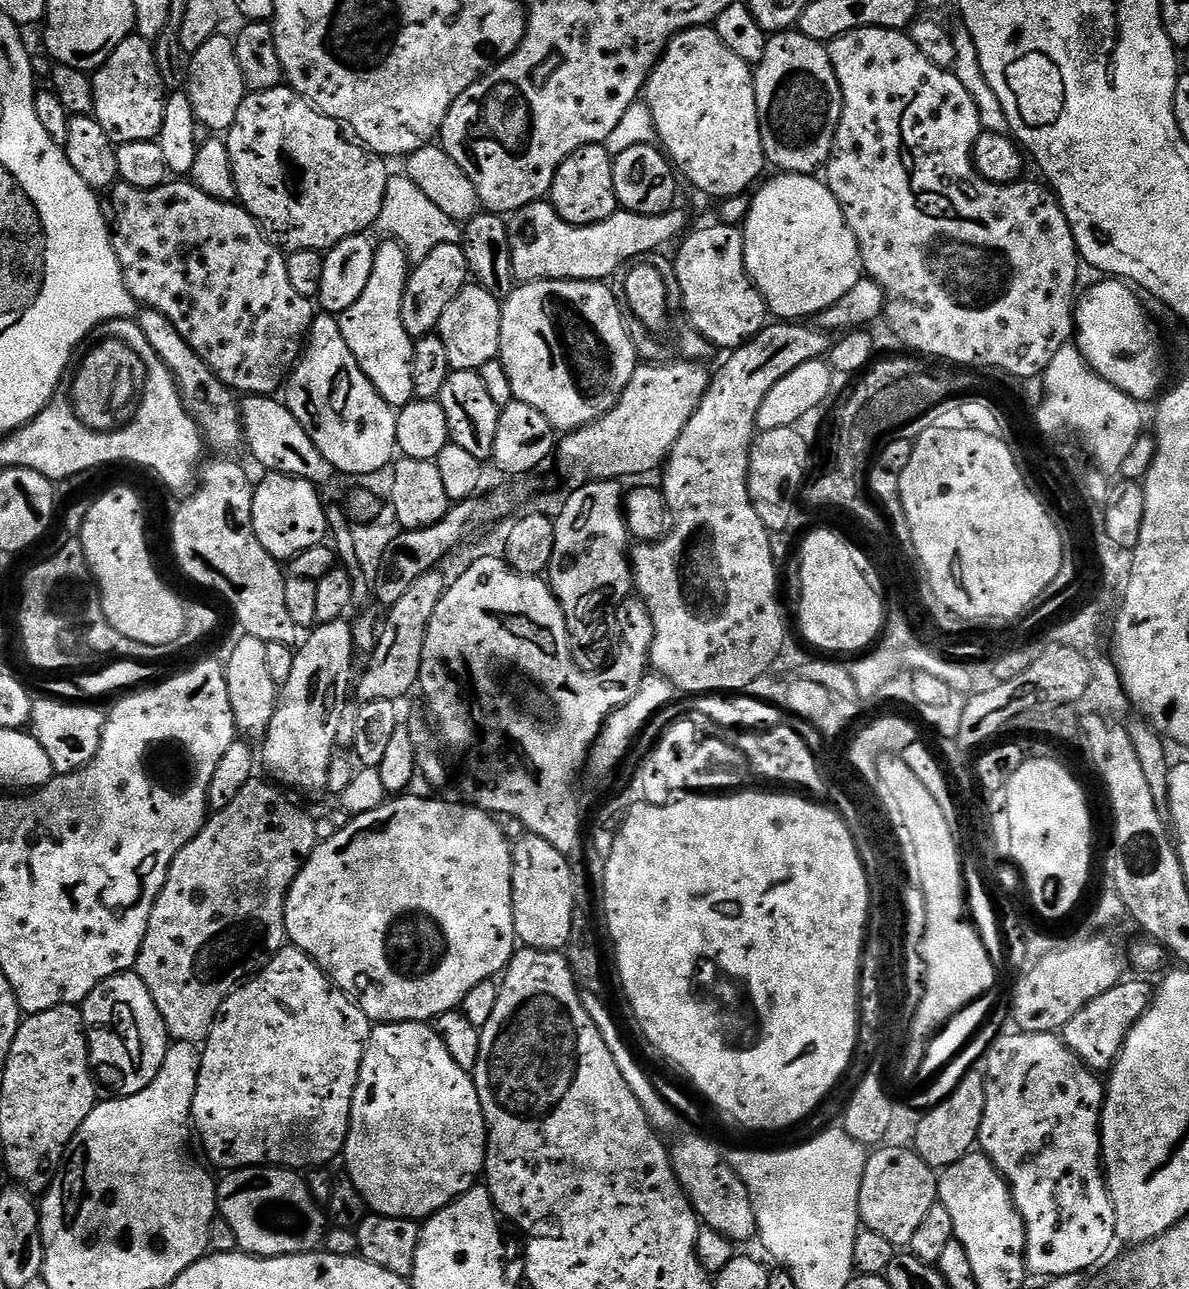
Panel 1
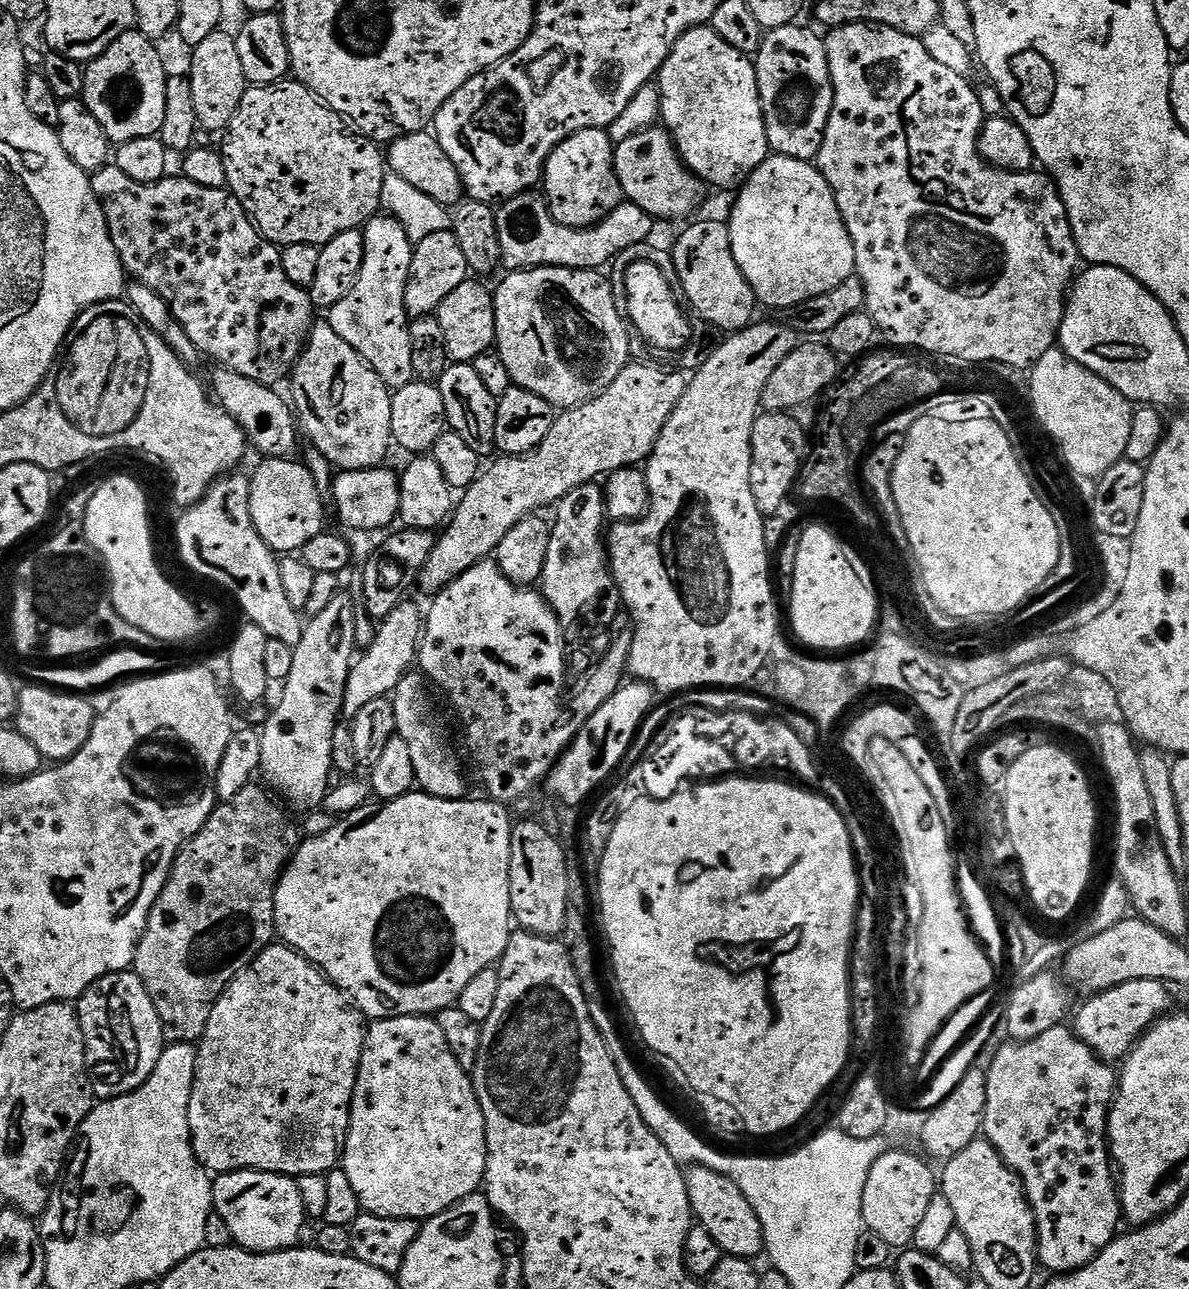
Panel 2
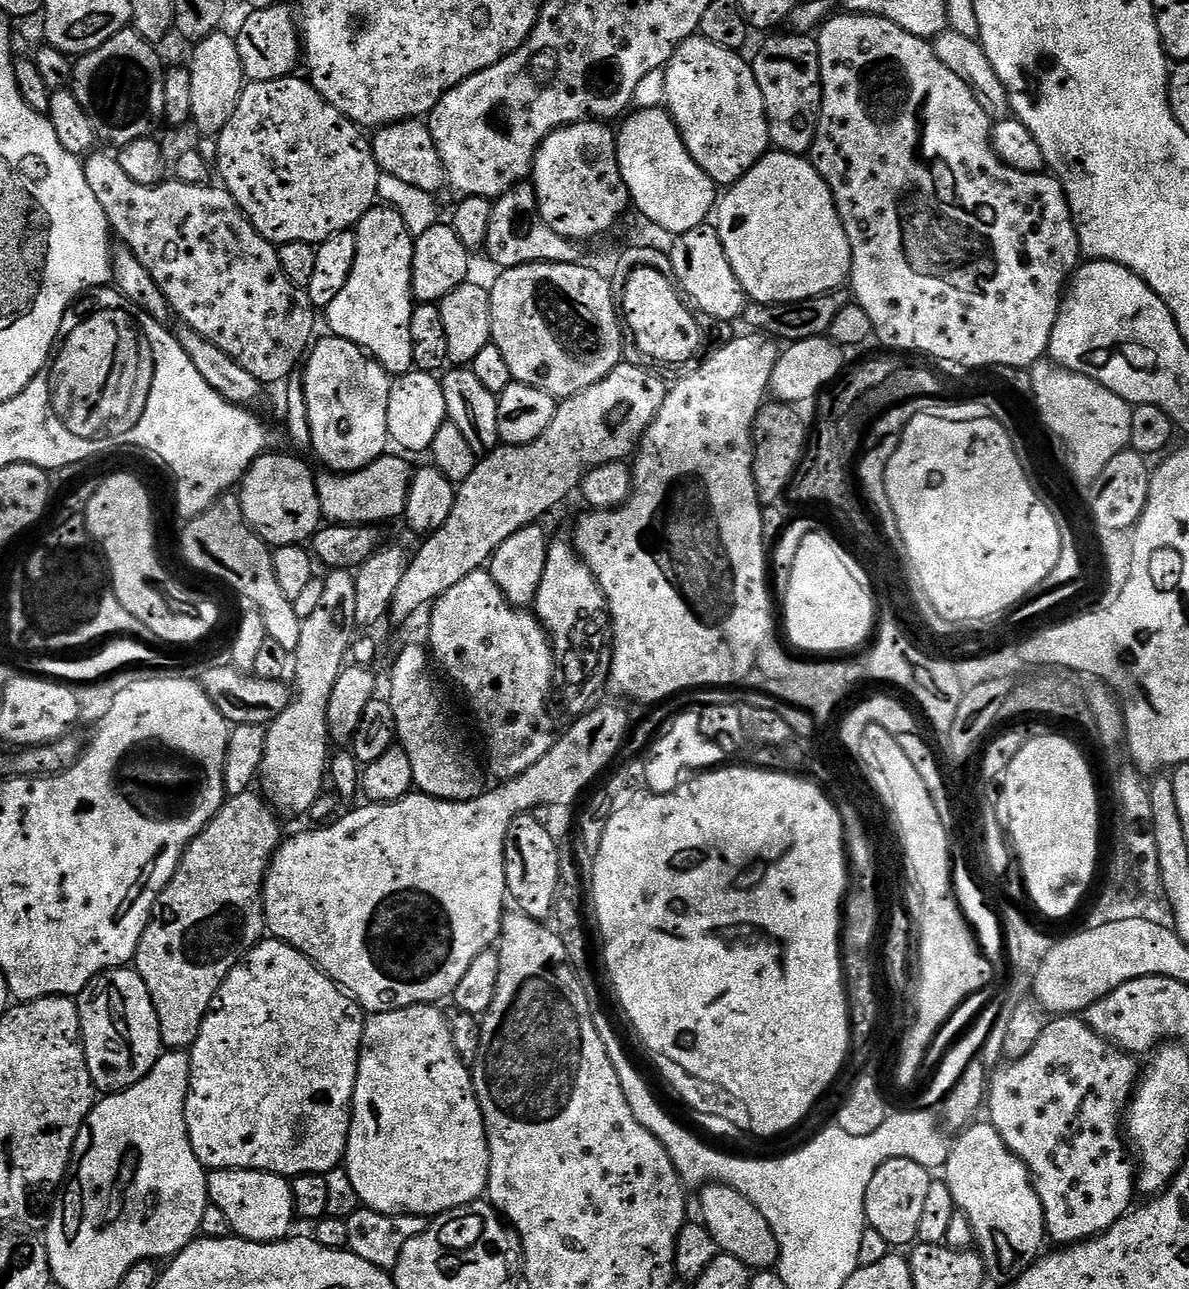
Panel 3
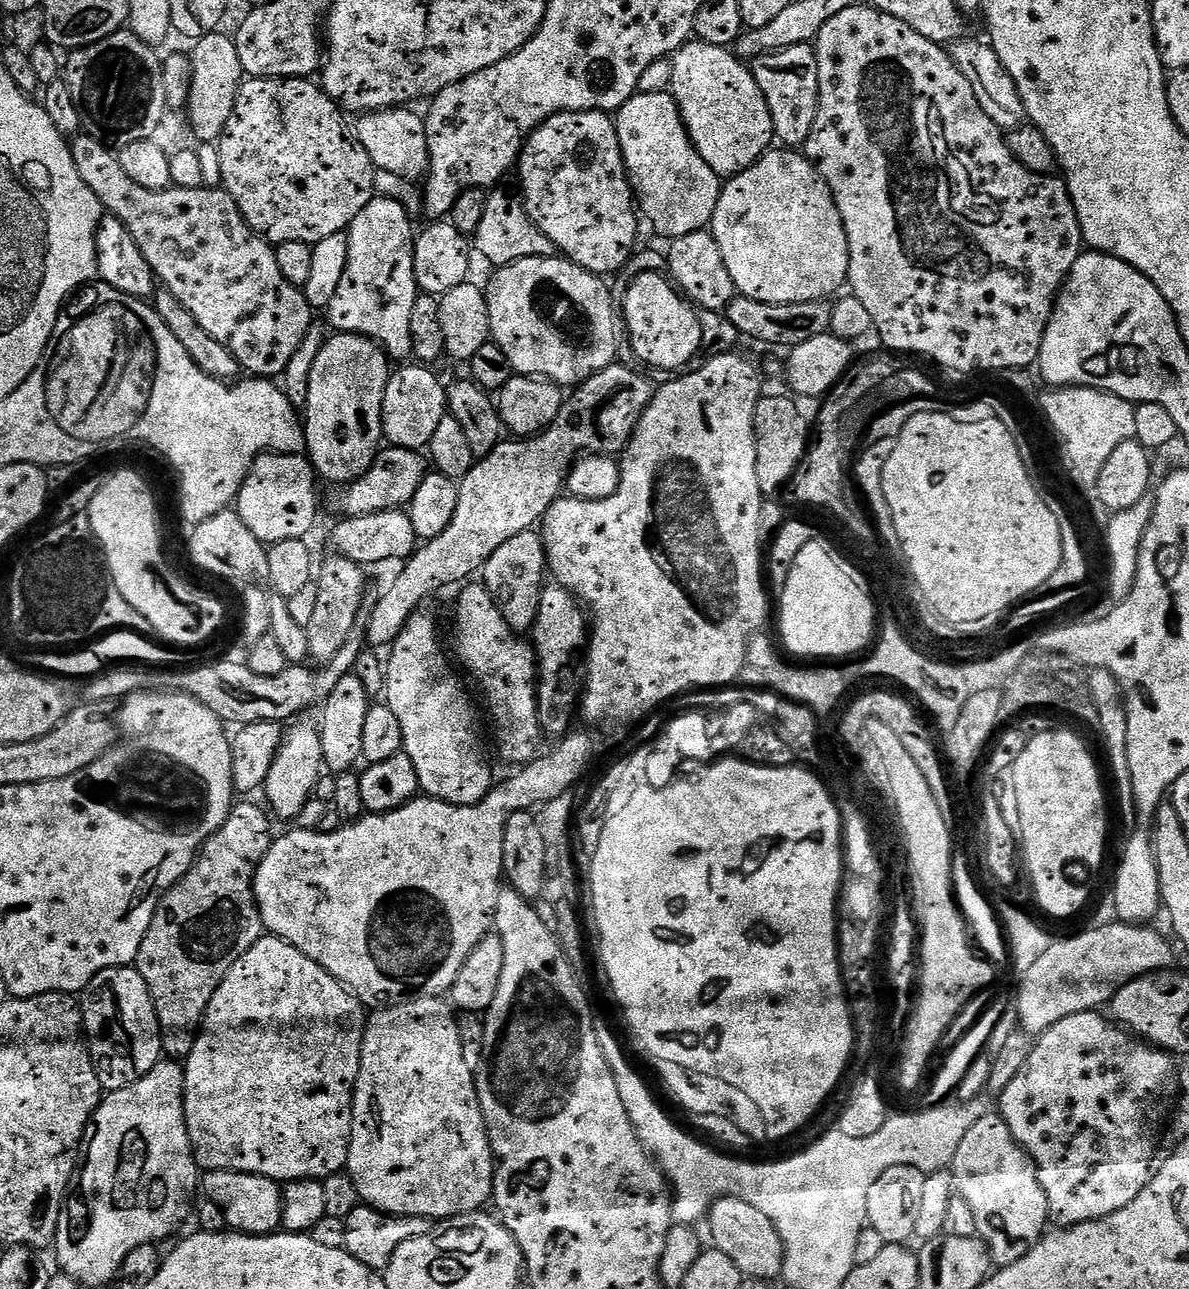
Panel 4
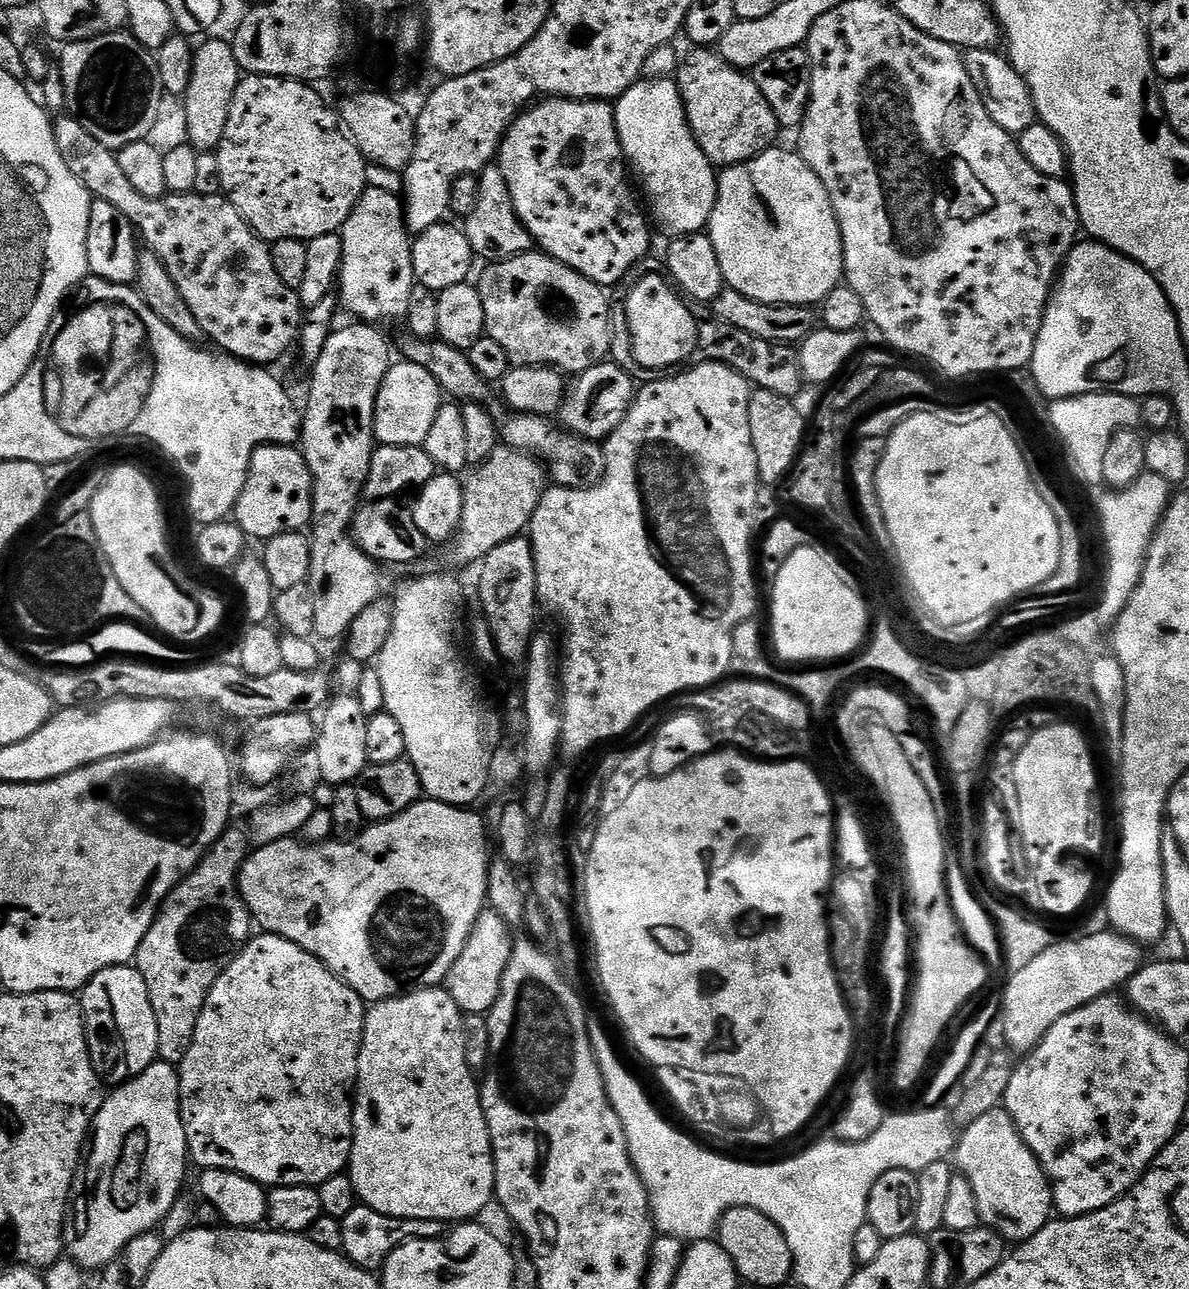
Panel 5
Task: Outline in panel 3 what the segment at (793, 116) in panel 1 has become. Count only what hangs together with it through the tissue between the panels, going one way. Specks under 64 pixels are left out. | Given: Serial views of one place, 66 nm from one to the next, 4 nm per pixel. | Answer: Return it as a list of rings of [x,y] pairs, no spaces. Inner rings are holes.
[[[780,34],[769,35],[772,37],[770,37],[769,40],[757,50],[756,57],[751,57],[750,63],[754,70],[754,78],[758,82],[758,90],[762,90],[764,109],[766,110],[766,118],[768,119],[768,139],[771,147],[782,152],[804,154],[811,149],[814,138],[816,137],[816,127],[820,121],[820,107],[822,106],[822,98],[824,97],[824,91],[822,90],[822,74],[820,73],[820,46],[819,43],[808,34],[787,34],[788,36],[776,35]]]

